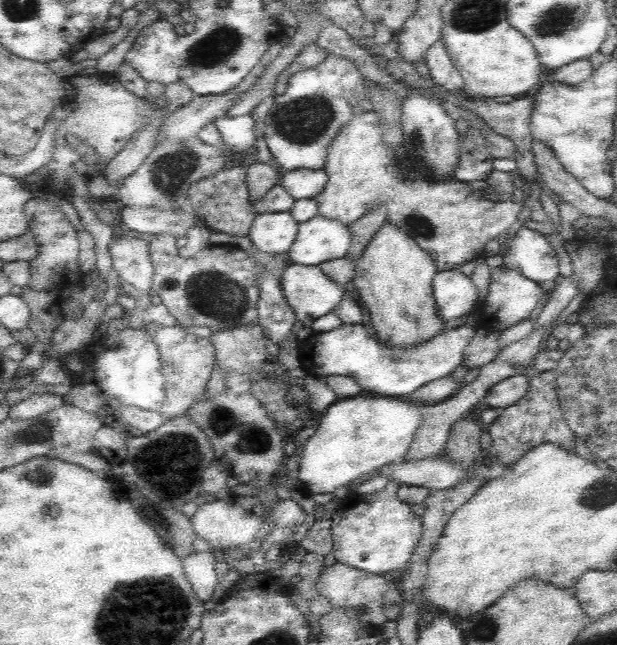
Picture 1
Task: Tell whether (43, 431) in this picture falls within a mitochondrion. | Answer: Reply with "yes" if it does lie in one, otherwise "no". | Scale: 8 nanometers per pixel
yes

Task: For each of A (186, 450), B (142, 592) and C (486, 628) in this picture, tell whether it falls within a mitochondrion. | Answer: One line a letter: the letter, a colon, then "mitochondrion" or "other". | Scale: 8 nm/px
A: mitochondrion
B: mitochondrion
C: mitochondrion

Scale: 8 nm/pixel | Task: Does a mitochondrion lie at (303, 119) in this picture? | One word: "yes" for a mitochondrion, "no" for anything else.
yes

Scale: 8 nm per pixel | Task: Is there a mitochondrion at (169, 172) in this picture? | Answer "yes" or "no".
yes

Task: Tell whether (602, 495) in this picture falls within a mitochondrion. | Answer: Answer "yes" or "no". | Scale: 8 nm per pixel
yes

